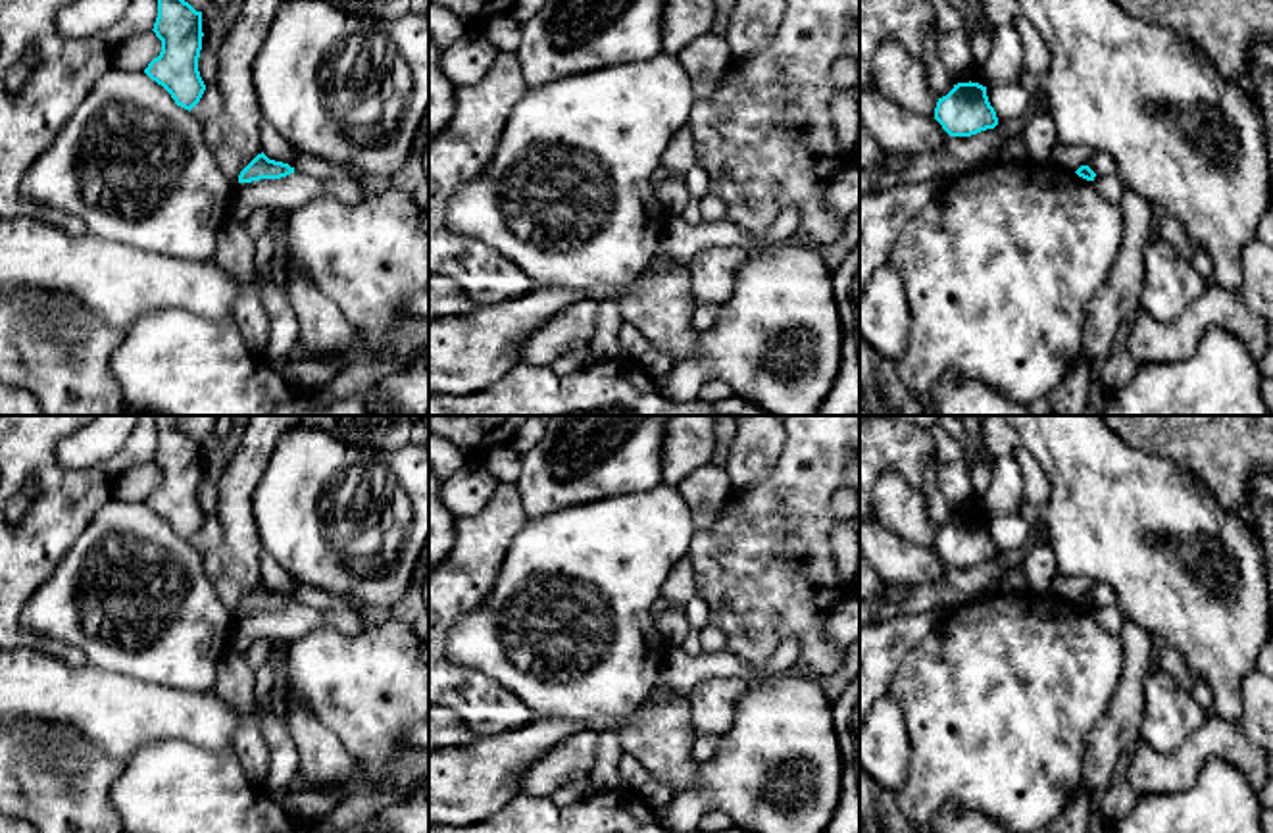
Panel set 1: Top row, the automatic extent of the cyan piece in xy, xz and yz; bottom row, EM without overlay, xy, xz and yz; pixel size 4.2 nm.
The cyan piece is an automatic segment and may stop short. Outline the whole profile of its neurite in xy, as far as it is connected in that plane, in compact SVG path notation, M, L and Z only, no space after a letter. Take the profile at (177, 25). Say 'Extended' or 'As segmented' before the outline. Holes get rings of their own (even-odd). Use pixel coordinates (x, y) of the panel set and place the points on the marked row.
As segmented. M158 0L152 31L162 40L162 52L144 73L162 85L177 106L190 112L206 90L198 71L204 37L202 12L185 0Z

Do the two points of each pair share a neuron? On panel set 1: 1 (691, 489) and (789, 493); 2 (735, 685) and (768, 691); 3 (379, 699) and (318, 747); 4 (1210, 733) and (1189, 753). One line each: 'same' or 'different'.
1: different
2: different
3: different
4: same

